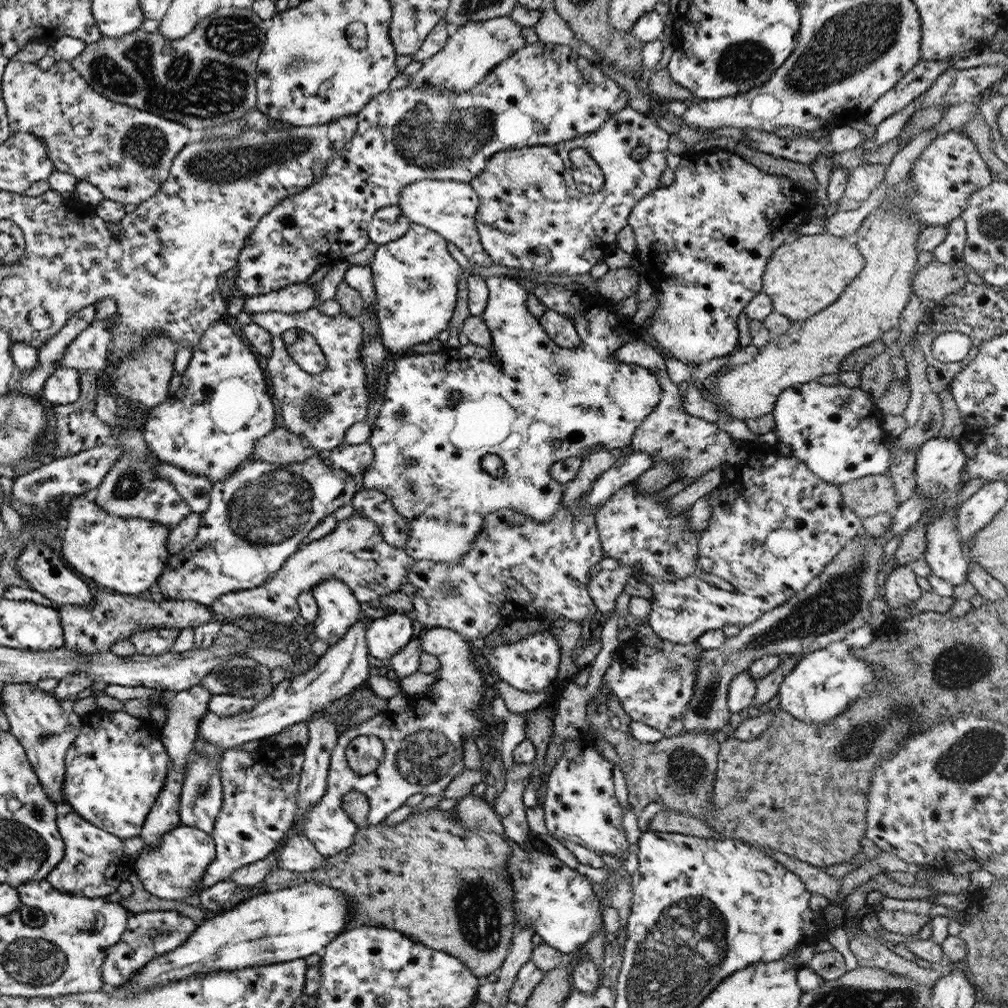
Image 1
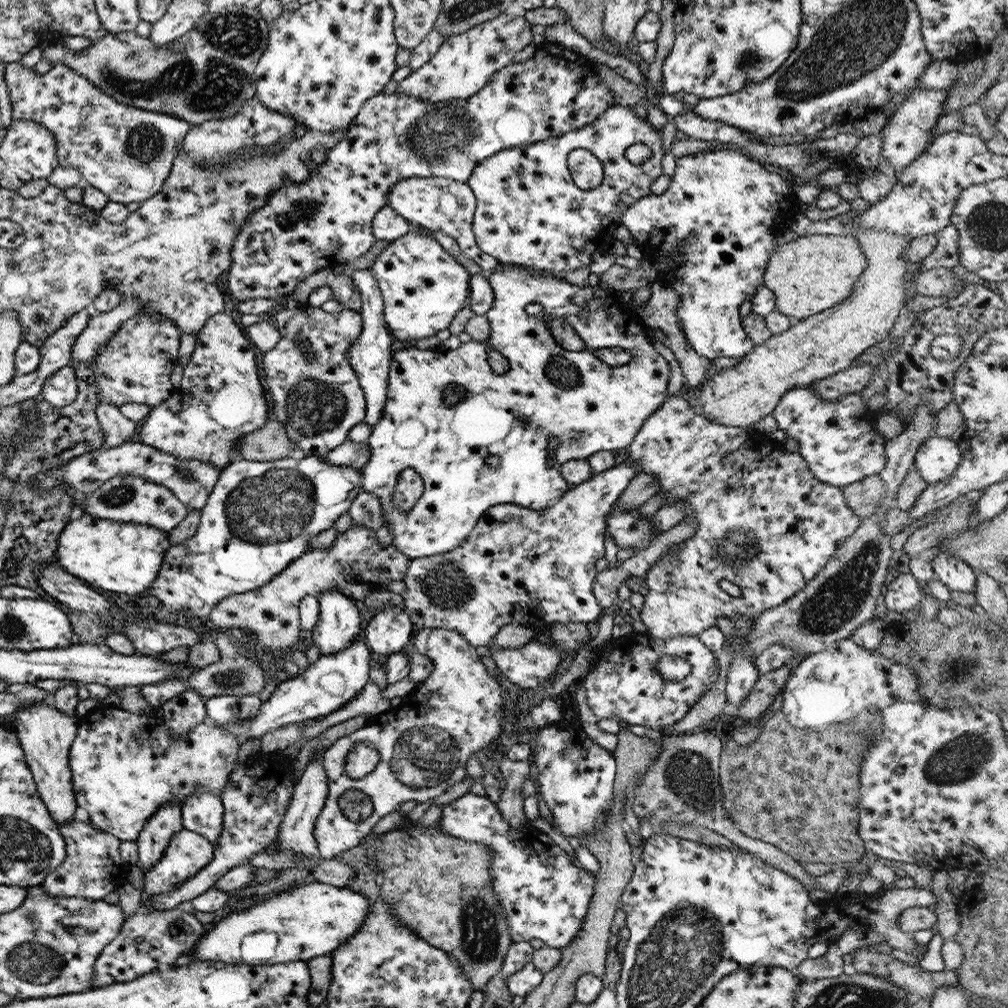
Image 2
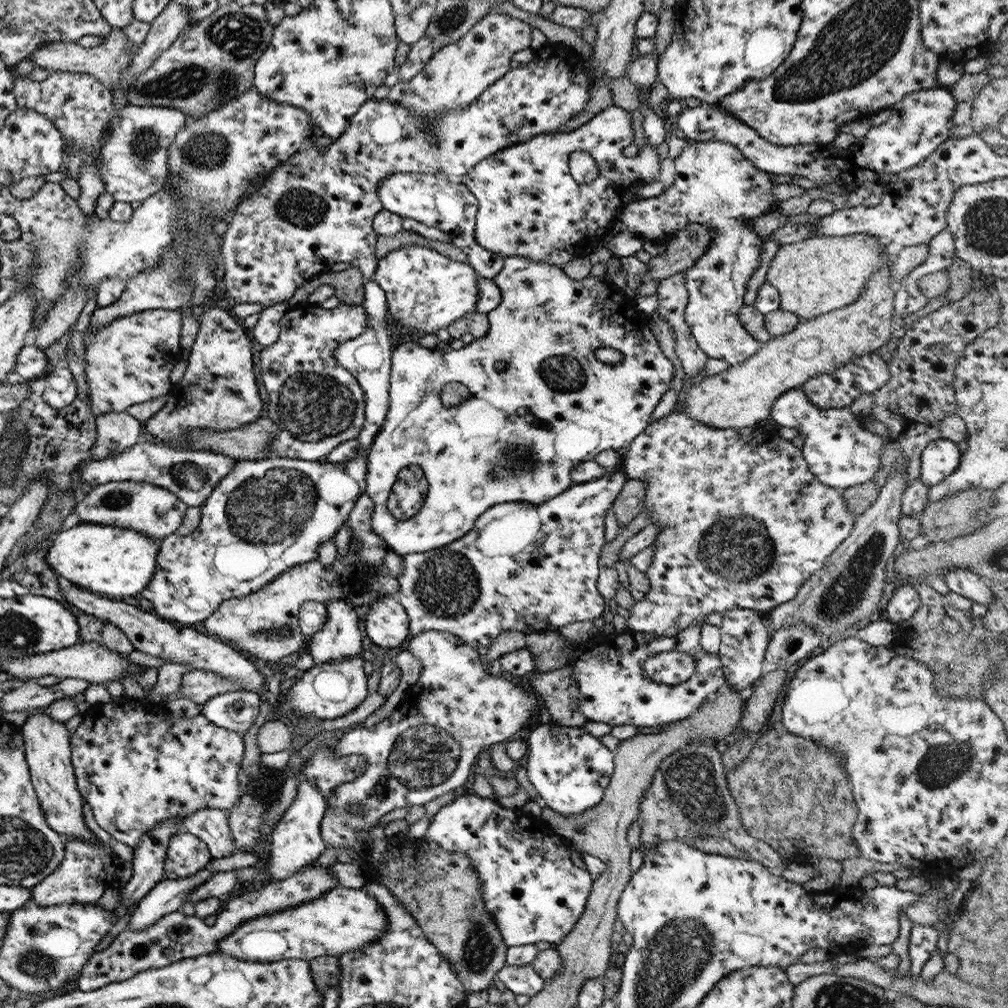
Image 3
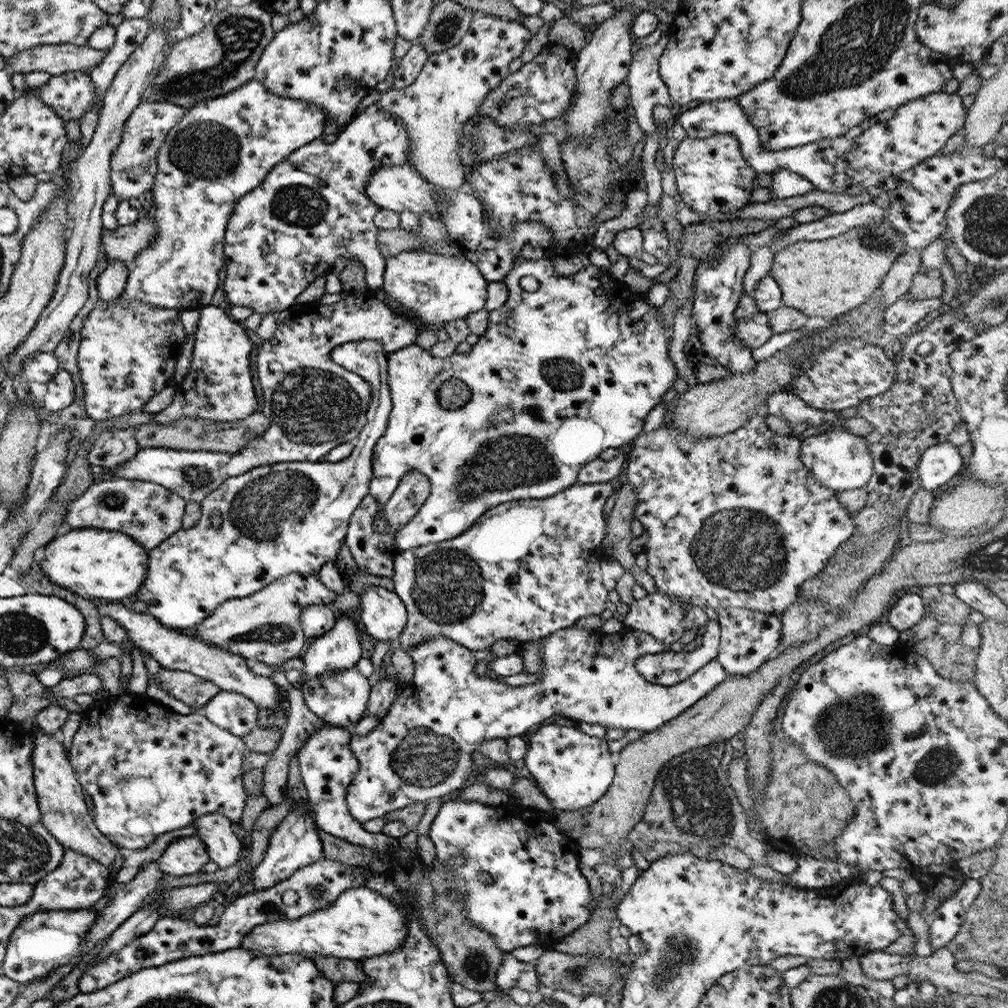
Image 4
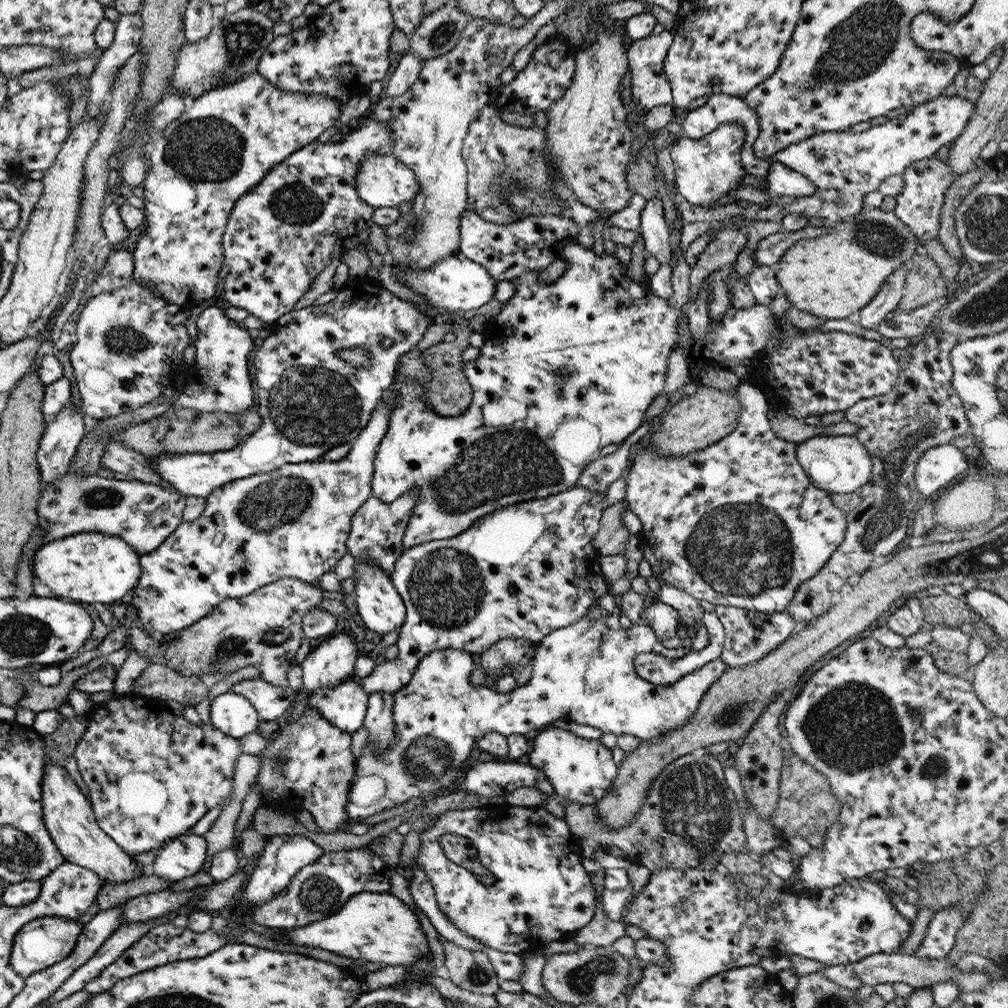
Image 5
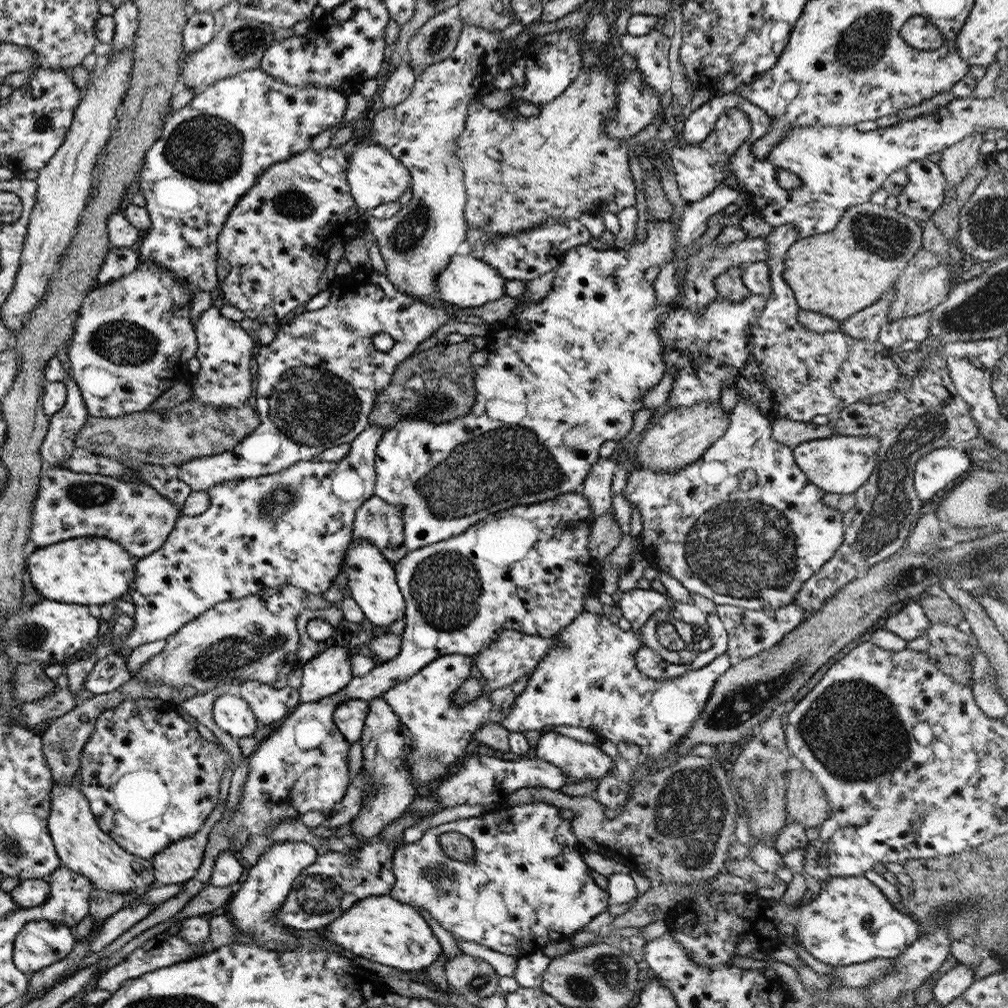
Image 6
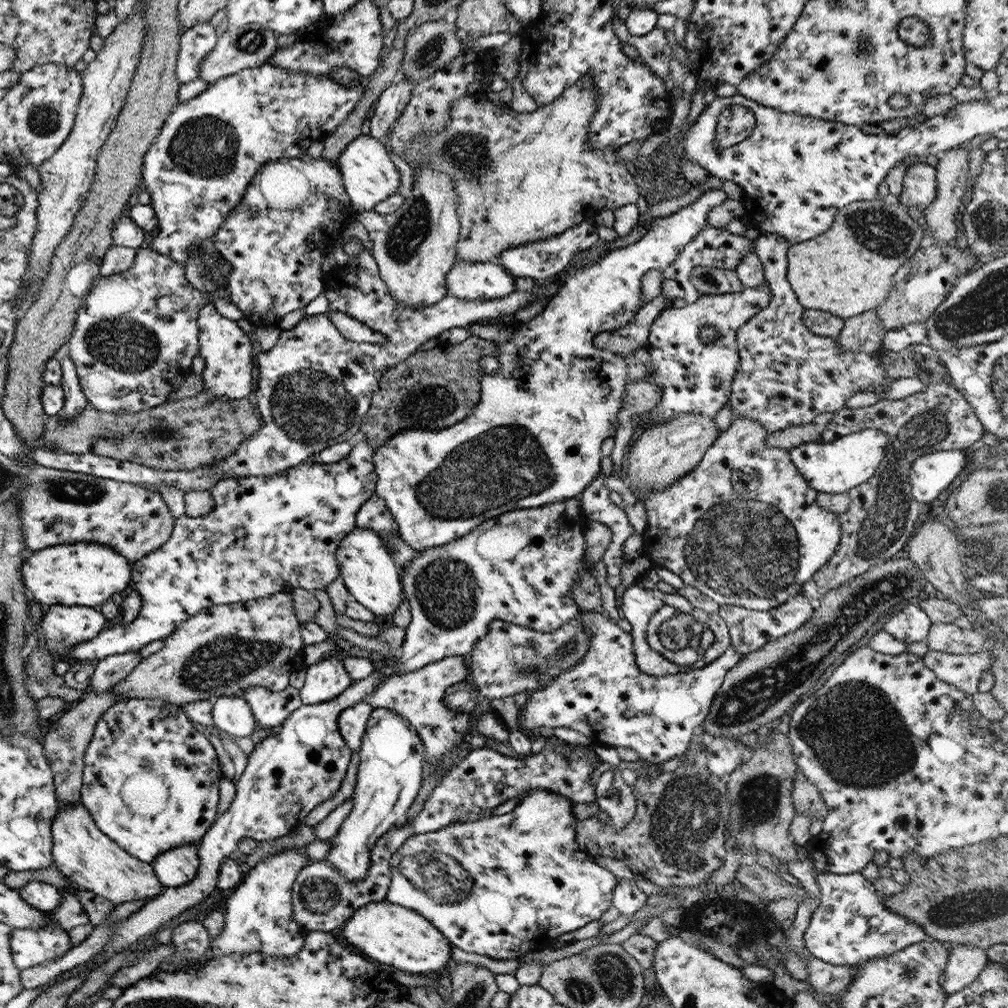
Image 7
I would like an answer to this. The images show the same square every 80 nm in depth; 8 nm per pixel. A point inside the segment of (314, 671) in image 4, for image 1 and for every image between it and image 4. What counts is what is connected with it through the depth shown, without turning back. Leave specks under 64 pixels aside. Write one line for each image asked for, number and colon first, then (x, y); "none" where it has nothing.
1: (337, 609)
2: (338, 624)
3: (338, 638)

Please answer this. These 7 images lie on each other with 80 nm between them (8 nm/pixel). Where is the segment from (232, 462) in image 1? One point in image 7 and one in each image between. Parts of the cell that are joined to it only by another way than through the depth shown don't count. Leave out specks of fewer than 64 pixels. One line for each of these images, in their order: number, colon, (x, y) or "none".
2: (219, 399)
3: (217, 391)
4: (217, 386)
5: (222, 383)
6: (223, 349)
7: (226, 352)

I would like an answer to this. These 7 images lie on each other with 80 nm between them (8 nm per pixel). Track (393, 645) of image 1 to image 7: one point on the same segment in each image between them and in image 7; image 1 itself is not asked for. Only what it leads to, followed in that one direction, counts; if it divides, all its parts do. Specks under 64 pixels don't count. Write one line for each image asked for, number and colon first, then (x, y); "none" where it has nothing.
2: (389, 629)
3: (386, 624)
4: (382, 615)
5: (380, 607)
6: (371, 580)
7: (365, 567)

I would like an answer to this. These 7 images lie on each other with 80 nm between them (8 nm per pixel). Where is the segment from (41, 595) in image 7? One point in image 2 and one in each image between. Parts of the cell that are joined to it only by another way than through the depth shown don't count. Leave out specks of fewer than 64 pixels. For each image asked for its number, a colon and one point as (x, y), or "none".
2: (120, 557)
3: (113, 562)
4: (103, 565)
5: (87, 567)
6: (85, 570)

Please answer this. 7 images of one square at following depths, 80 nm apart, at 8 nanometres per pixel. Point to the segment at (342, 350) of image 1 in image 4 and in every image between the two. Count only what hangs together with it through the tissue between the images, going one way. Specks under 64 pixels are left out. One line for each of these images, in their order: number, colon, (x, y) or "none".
2: (316, 397)
3: (316, 404)
4: (312, 404)

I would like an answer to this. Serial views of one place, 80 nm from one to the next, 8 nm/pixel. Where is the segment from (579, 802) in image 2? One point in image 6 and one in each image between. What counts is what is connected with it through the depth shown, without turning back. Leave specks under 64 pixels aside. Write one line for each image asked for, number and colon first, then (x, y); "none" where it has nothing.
3: (569, 769)
4: (572, 770)
5: (579, 769)
6: (578, 760)

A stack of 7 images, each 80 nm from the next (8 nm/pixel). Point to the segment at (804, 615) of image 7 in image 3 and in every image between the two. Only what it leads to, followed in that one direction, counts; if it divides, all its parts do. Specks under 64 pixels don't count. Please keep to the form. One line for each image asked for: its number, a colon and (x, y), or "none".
3: (744, 634)
4: (748, 638)
5: (748, 634)
6: (748, 631)

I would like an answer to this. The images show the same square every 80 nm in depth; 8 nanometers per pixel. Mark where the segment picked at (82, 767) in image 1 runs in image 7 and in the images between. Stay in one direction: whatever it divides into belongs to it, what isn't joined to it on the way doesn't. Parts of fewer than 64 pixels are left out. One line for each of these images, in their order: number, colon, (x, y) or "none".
2: (123, 767)
3: (134, 767)
4: (147, 770)
5: (151, 774)
6: (150, 779)
7: (149, 781)

